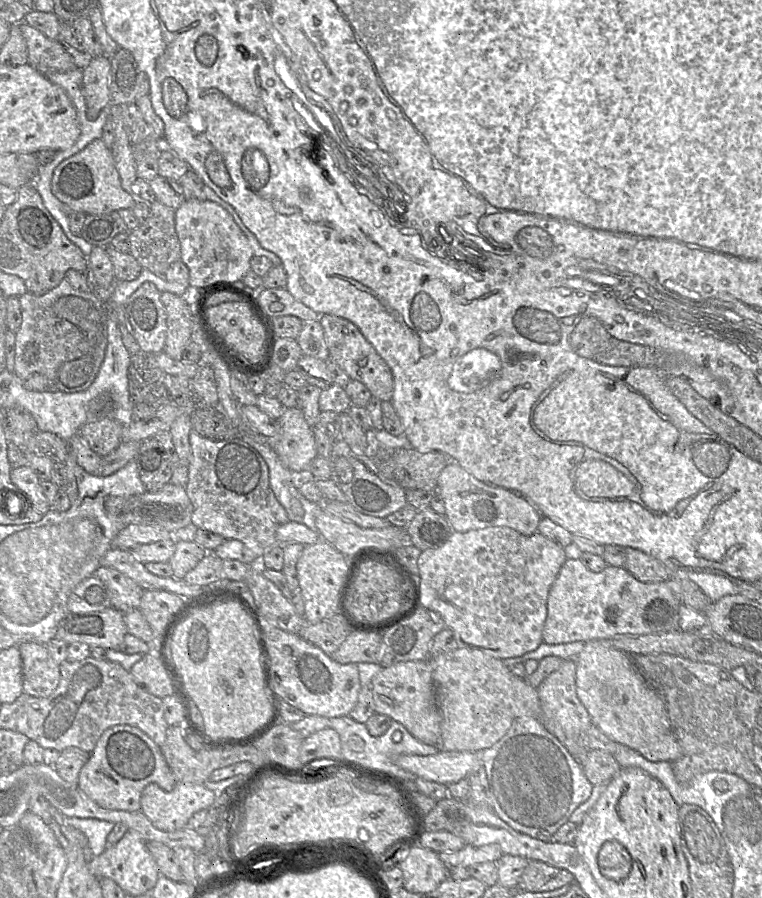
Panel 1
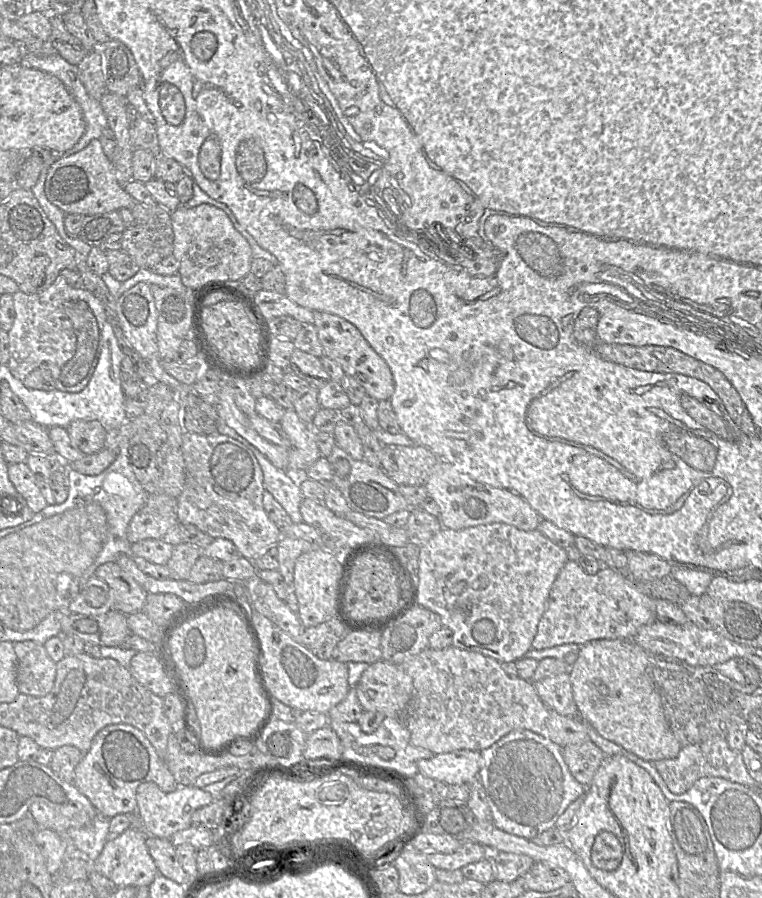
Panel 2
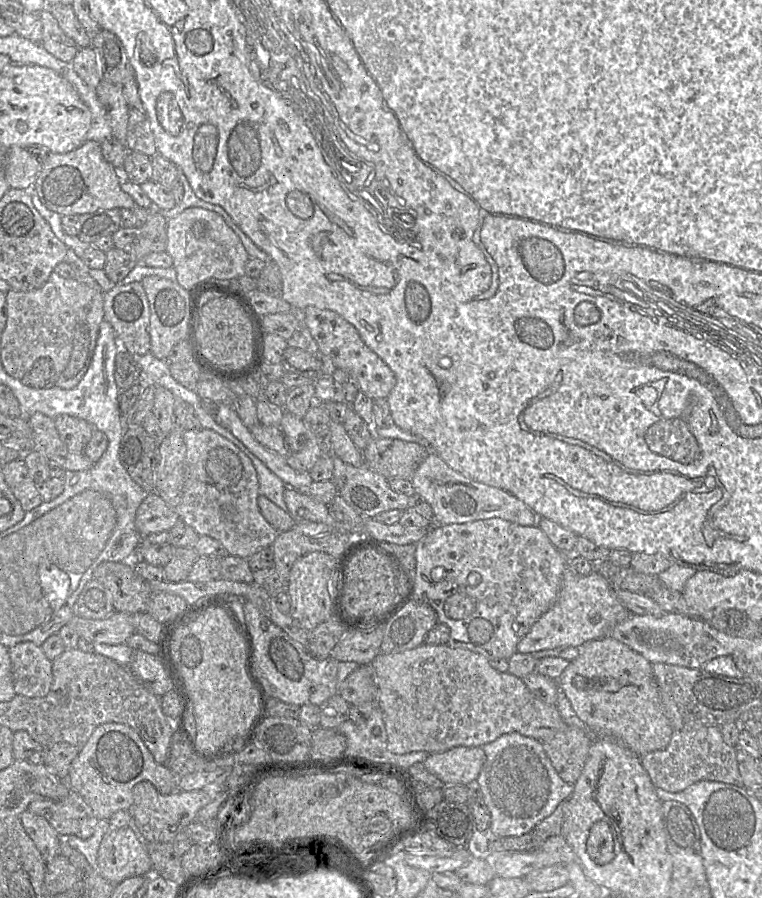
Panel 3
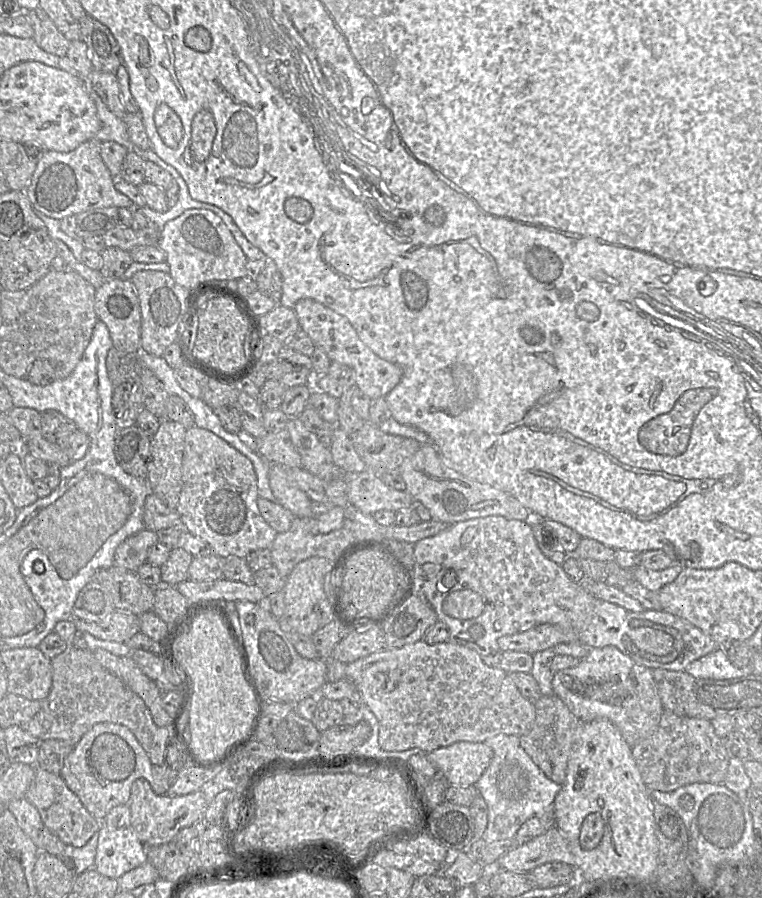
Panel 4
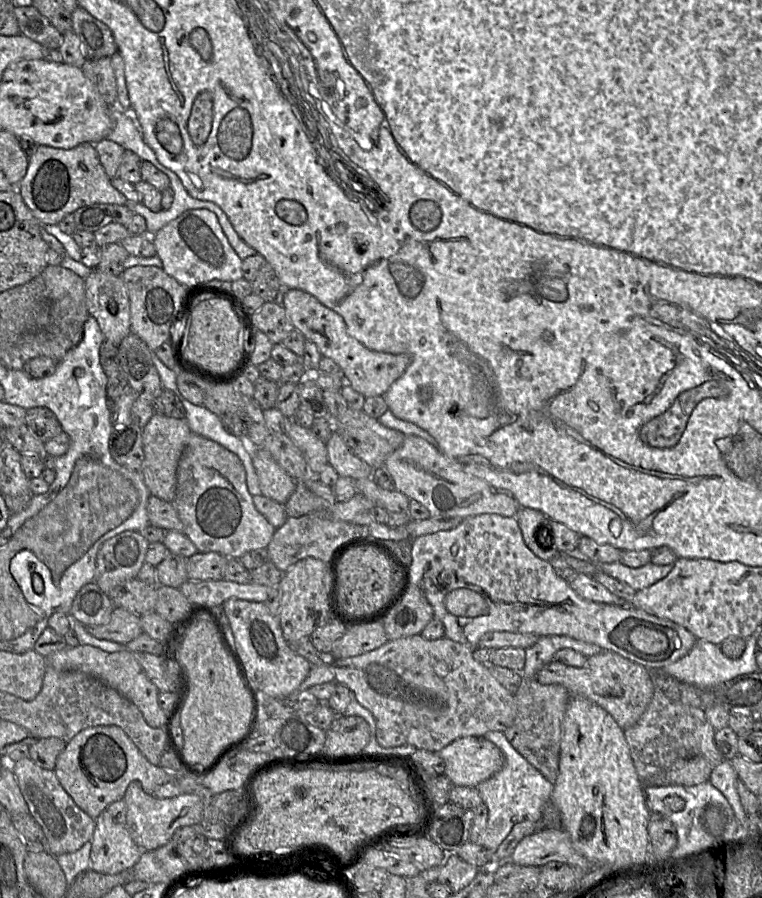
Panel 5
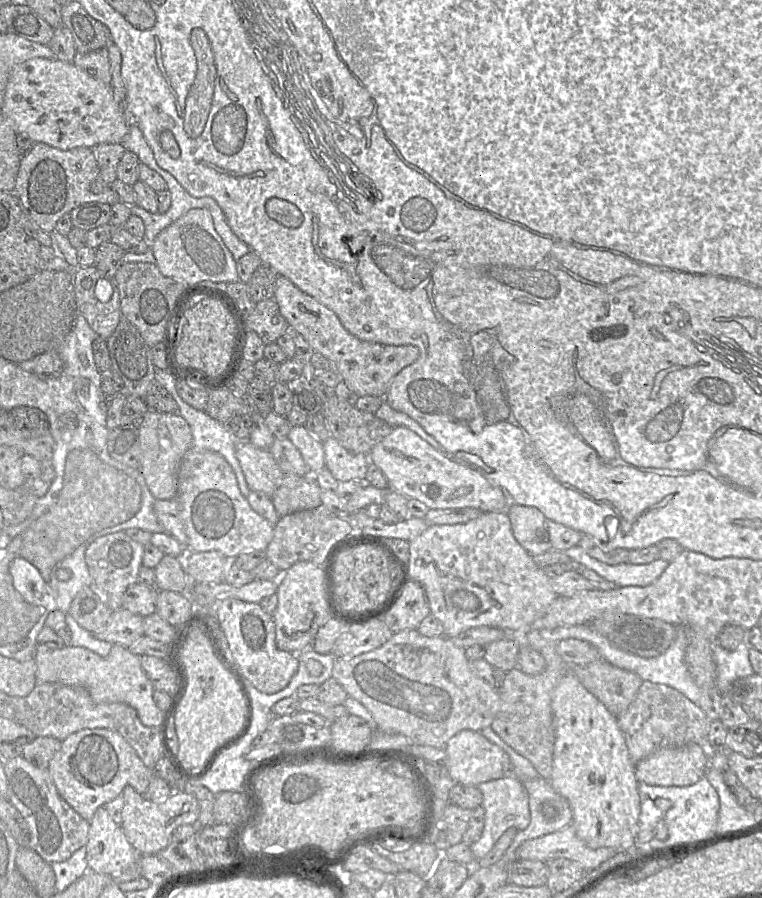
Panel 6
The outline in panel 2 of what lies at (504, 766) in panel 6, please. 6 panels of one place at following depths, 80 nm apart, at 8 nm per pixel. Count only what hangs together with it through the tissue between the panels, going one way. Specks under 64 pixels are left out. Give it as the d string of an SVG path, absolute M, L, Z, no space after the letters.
M456 750L435 754L430 759L417 762L418 773L443 782L447 786L469 784L478 777L481 753L473 750Z

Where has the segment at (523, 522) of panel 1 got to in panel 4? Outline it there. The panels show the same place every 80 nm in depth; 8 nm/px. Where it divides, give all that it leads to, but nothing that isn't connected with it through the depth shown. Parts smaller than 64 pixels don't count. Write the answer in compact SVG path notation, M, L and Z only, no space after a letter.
M421 444L411 457L399 468L406 488L414 501L421 502L430 512L431 518L447 524L486 516L503 516L529 523L533 517L514 496L488 484L471 480L452 468L441 458L432 444Z

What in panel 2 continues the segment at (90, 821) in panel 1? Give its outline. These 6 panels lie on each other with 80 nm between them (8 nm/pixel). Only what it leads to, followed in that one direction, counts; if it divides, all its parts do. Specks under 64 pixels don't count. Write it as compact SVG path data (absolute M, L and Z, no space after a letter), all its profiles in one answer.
M99 817L81 828L71 827L67 835L71 838L80 854L96 860L108 840L109 819Z

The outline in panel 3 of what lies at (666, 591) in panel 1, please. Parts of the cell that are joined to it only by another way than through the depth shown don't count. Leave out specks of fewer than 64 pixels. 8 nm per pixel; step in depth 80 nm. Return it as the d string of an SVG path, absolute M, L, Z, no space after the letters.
M566 567L556 601L518 642L517 652L531 654L558 647L581 647L591 640L610 637L612 629L630 614L603 576L595 571L582 576Z

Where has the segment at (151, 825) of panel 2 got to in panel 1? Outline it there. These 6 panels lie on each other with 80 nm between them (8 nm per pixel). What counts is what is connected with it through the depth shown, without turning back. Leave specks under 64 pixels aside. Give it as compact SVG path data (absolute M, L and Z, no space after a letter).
M177 782L172 791L150 783L140 796L140 810L159 830L173 832L184 829L191 816L211 807L215 794L203 784Z

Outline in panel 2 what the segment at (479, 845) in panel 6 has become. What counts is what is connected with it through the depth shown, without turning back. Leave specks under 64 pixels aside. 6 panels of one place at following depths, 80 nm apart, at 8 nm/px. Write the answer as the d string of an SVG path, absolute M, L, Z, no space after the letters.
M512 730L480 753L481 769L478 778L486 792L493 824L509 834L529 840L535 838L554 827L557 819L567 807L586 792L586 786L572 776L563 758L562 747L530 730Z

